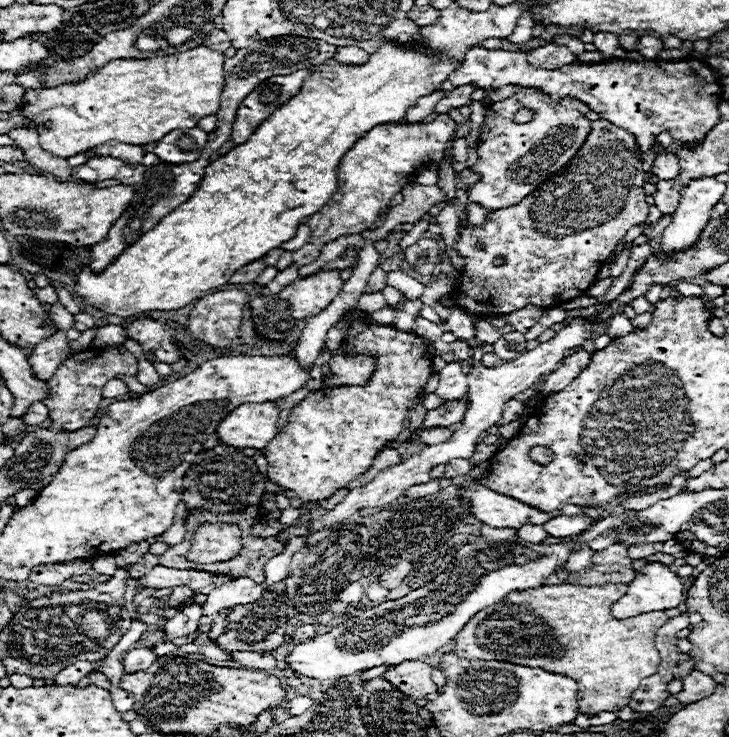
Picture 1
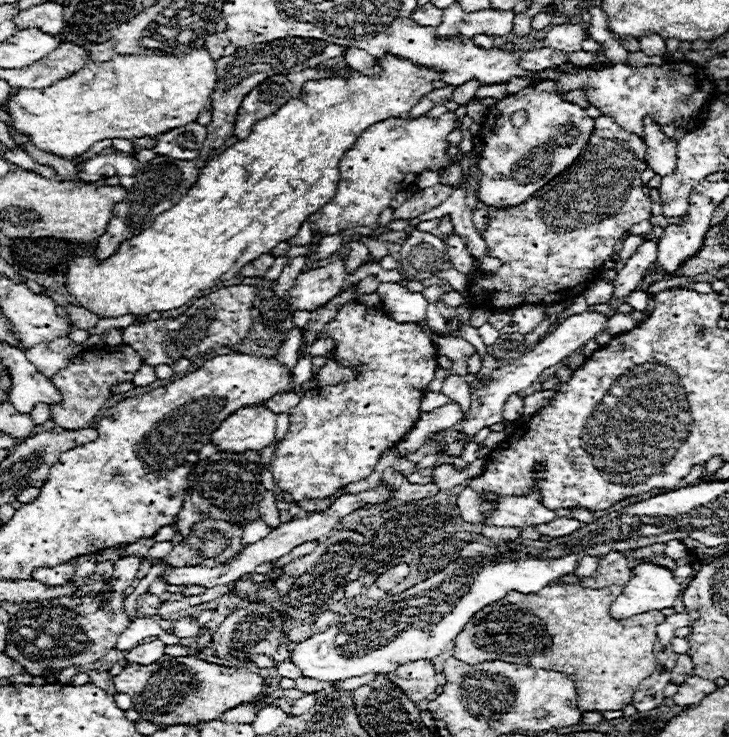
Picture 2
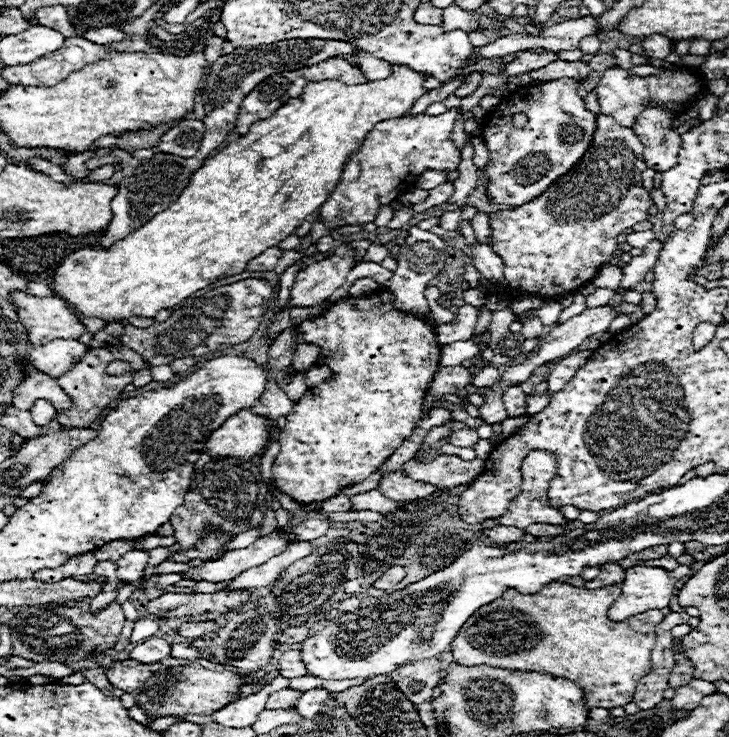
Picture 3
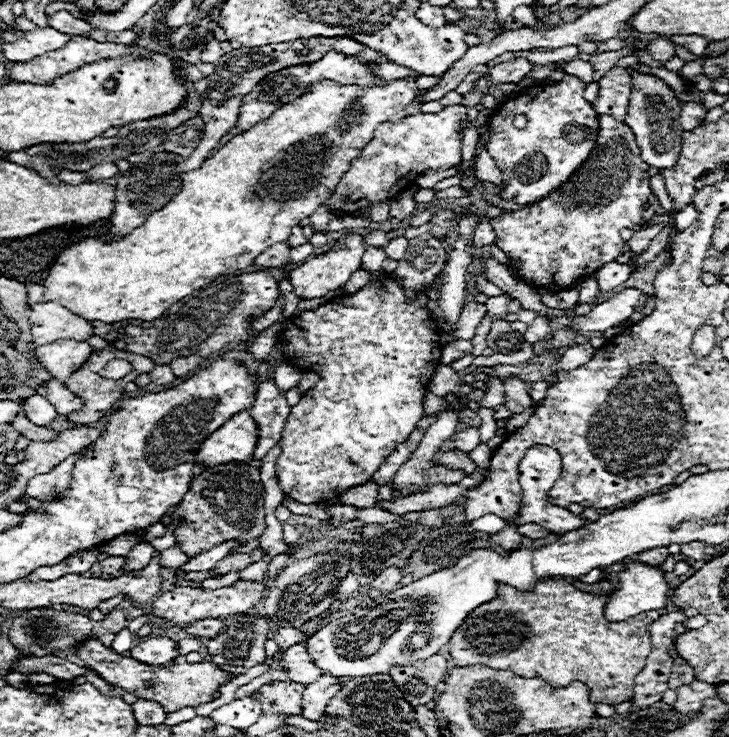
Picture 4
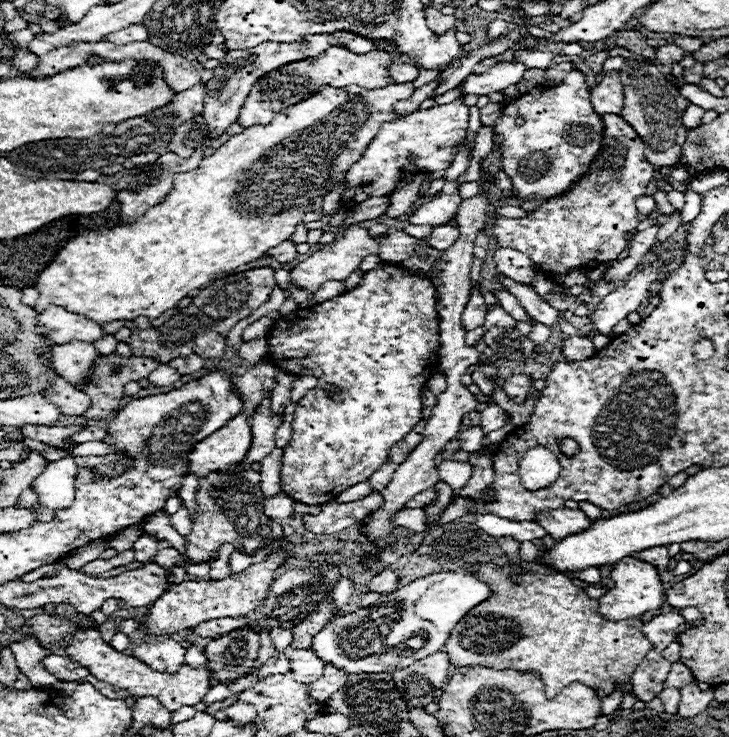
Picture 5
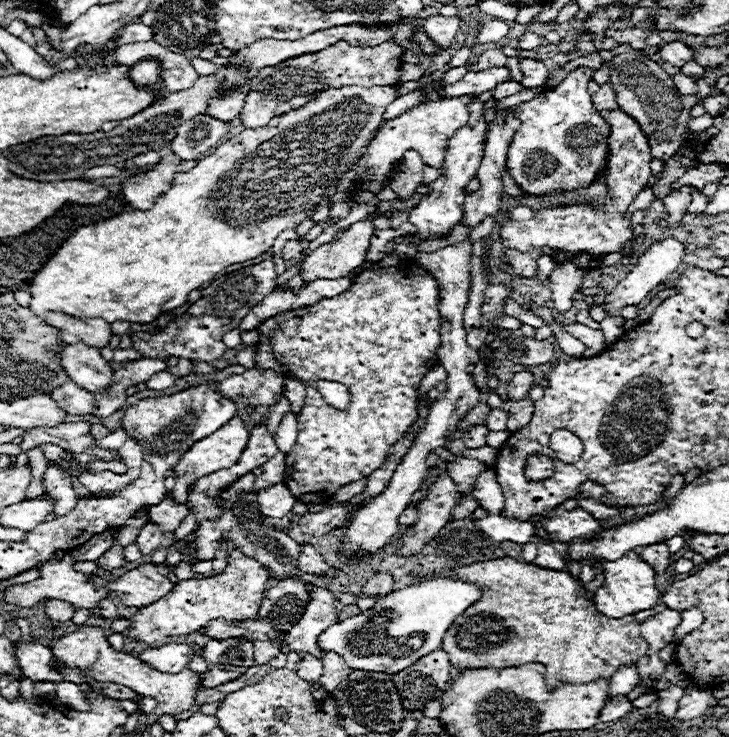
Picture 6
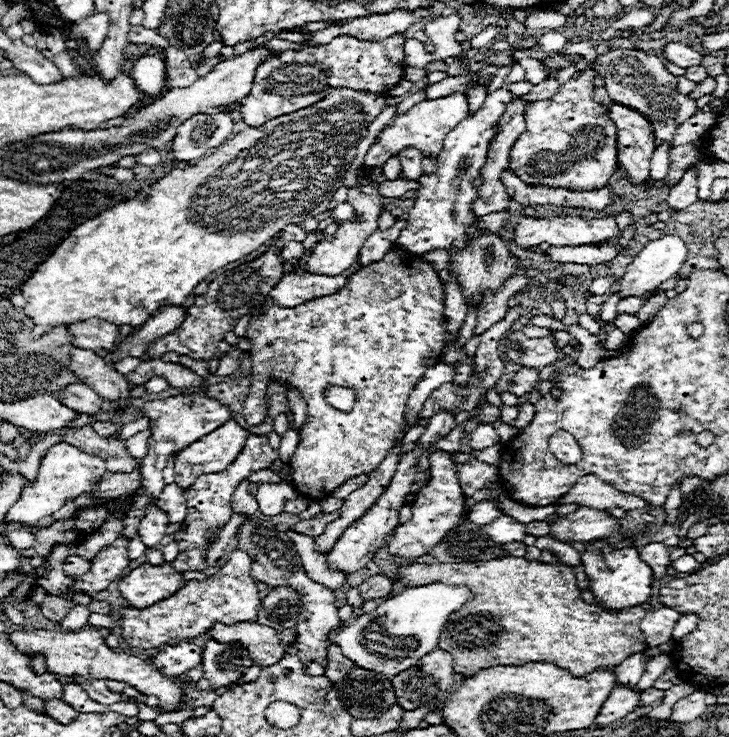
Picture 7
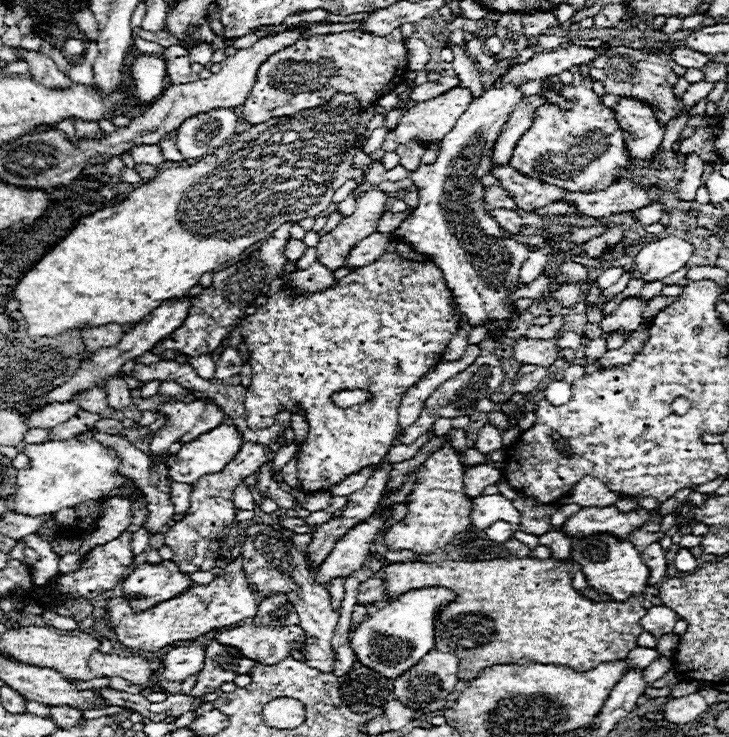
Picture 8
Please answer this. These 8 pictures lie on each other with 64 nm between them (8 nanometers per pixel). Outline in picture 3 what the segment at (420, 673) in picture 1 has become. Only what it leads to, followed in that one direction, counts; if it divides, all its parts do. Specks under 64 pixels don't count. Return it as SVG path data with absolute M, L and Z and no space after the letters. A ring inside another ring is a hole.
M430 658L430 660L418 660L406 666L398 666L396 670L390 672L390 678L398 684L404 696L418 706L422 702L432 700L432 692L444 678L444 670L438 658Z

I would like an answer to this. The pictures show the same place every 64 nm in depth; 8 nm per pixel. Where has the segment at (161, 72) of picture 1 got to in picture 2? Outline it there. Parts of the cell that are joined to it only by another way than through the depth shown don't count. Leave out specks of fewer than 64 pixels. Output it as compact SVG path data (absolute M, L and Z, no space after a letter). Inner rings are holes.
M204 48L180 56L114 56L102 64L86 64L70 78L50 88L18 88L2 110L12 118L12 128L32 140L44 152L52 152L62 158L76 158L84 154L94 142L104 138L142 138L158 136L178 126L186 126L196 120L200 110L208 110L210 92L216 84L214 60Z

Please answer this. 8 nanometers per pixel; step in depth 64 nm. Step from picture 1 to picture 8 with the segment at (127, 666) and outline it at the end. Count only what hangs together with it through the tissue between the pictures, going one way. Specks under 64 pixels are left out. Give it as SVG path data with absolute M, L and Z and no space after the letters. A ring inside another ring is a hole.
M178 646L172 648L160 662L164 664L162 676L172 682L184 682L204 668L204 646Z

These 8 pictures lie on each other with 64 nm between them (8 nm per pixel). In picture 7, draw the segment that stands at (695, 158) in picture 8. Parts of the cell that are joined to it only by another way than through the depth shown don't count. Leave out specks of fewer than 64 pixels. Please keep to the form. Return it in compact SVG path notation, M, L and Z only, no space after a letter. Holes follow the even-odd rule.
M690 166L686 170L686 174L682 176L682 180L670 190L668 204L674 210L682 210L682 208L686 208L698 200L696 190L698 190L698 174L696 174L696 166Z

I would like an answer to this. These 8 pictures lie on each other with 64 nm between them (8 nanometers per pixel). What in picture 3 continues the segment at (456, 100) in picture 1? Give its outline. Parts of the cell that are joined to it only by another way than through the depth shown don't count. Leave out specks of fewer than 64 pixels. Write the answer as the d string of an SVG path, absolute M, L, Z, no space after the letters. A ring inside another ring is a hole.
M472 72L470 76L466 76L466 80L458 86L458 90L454 92L458 98L464 98L464 96L470 96L478 86L480 86L480 80L482 80L482 74L480 72Z

